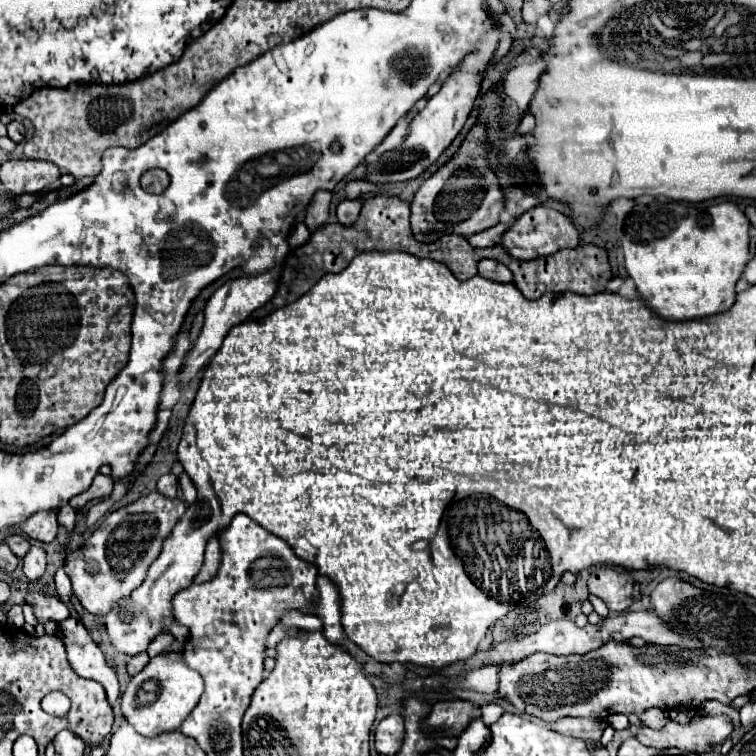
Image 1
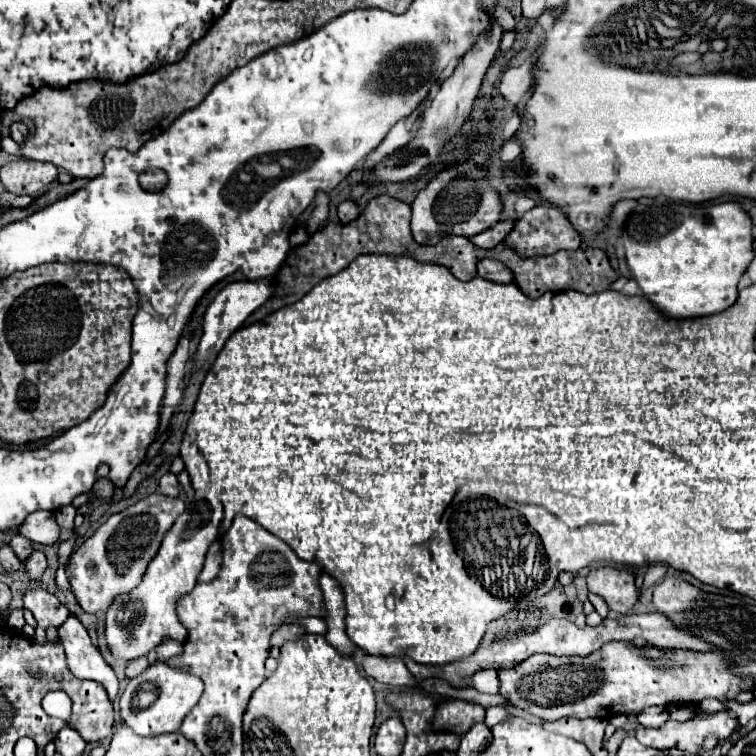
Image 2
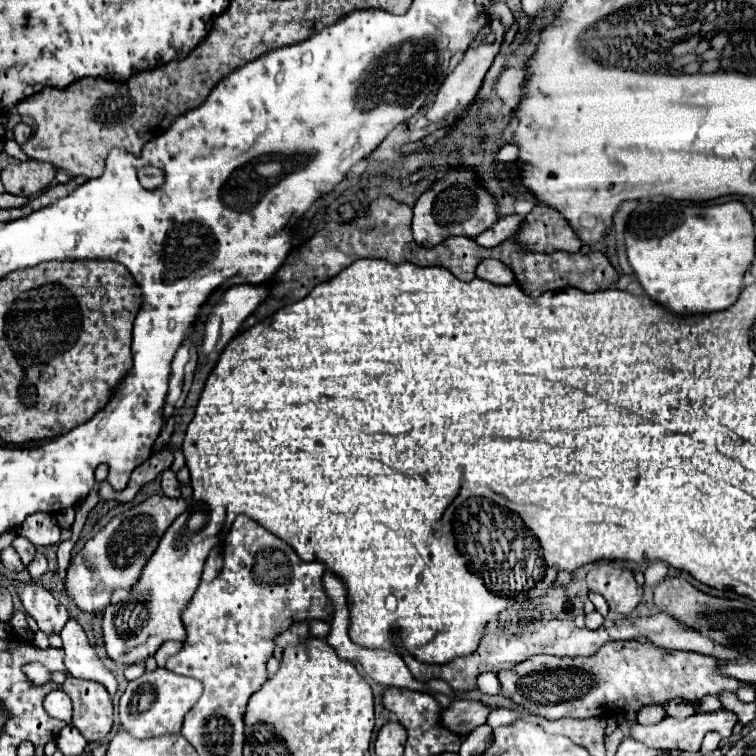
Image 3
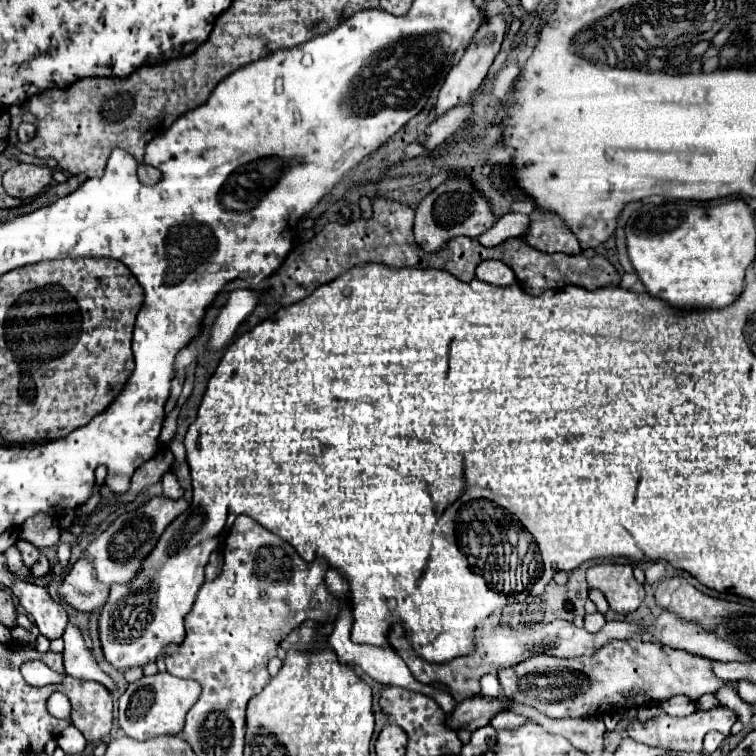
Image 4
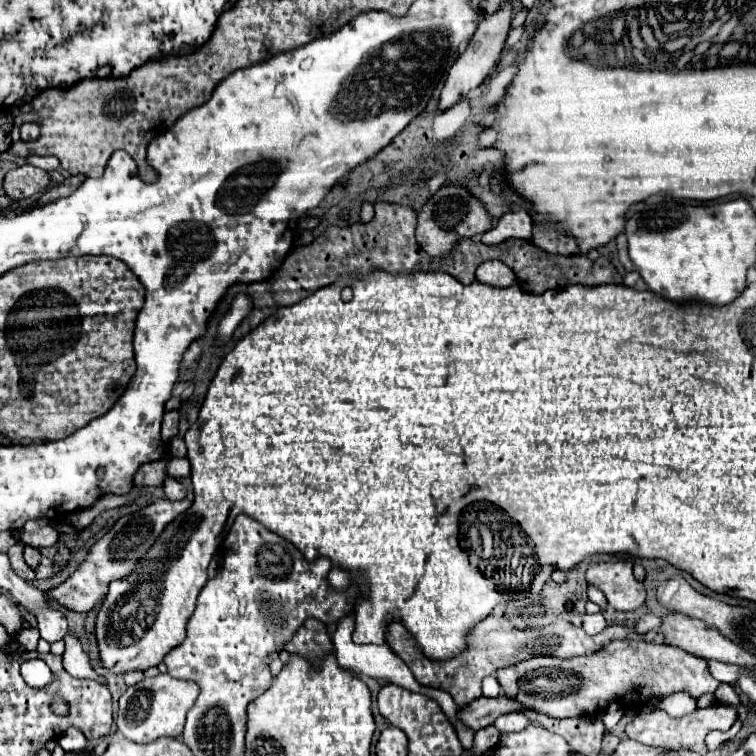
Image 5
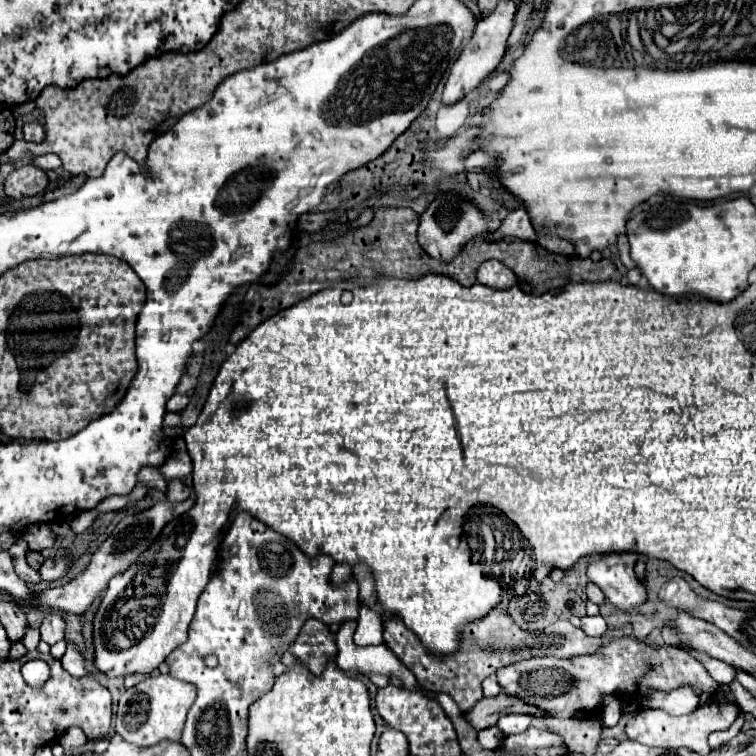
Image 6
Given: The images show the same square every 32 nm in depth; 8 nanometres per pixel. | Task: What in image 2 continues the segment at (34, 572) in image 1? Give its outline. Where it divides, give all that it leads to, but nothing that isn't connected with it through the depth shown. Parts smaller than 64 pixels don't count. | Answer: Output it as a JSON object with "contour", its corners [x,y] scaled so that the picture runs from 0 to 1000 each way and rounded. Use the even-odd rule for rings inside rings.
{"contour":[[[45,728],[37,735],[37,741],[32,743],[32,754],[34,754],[40,767],[50,767],[58,759],[58,754],[61,754],[61,735],[58,735],[58,730],[56,728]]]}

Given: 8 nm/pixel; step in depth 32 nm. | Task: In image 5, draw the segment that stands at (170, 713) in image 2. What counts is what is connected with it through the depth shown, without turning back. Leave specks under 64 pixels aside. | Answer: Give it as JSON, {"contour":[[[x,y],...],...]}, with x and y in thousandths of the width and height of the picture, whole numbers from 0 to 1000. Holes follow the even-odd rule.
{"contour":[[[209,892],[204,897],[190,897],[188,902],[169,907],[169,913],[156,926],[156,966],[177,981],[201,981],[212,974],[238,974],[243,963],[246,942],[254,937],[265,915],[265,907],[254,899],[235,899],[225,892]]]}

